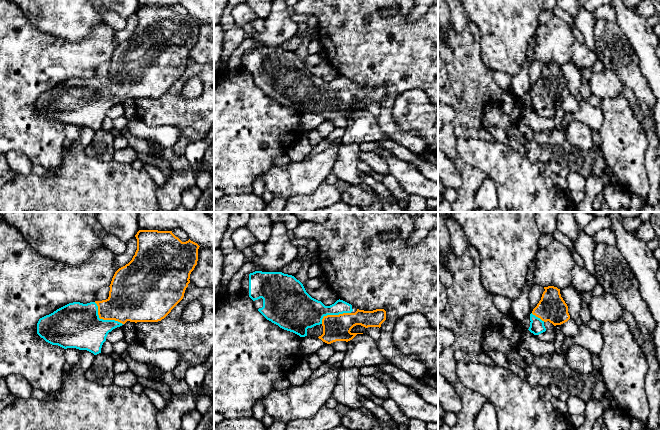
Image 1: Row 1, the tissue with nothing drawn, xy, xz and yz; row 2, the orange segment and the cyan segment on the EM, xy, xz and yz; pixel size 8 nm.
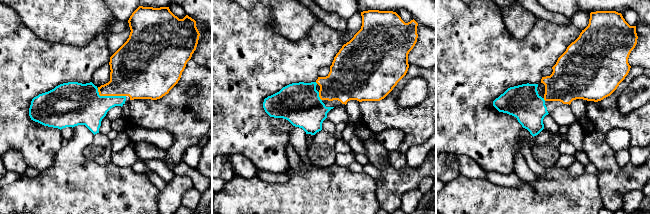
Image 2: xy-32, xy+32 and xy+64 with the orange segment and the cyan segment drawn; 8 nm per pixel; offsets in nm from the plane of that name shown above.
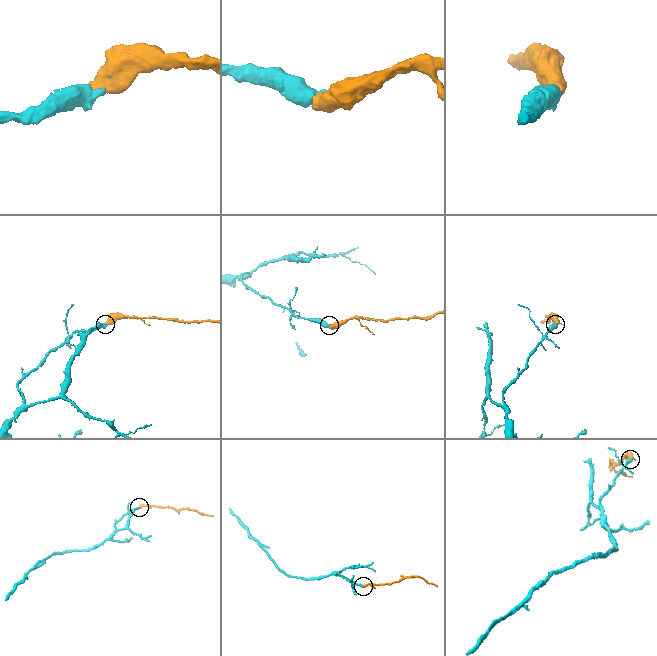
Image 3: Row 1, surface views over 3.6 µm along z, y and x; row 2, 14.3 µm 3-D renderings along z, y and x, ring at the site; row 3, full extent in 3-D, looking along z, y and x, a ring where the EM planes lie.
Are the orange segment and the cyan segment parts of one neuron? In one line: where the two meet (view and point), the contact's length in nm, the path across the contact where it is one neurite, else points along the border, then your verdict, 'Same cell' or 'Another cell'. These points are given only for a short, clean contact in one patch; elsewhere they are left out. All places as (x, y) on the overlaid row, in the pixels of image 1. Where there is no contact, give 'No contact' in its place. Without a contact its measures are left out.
Touches orange at xy (103, 319). Shared border 300 nm. Path across: xy (128, 301), (103, 319), (76, 325). Same cell

